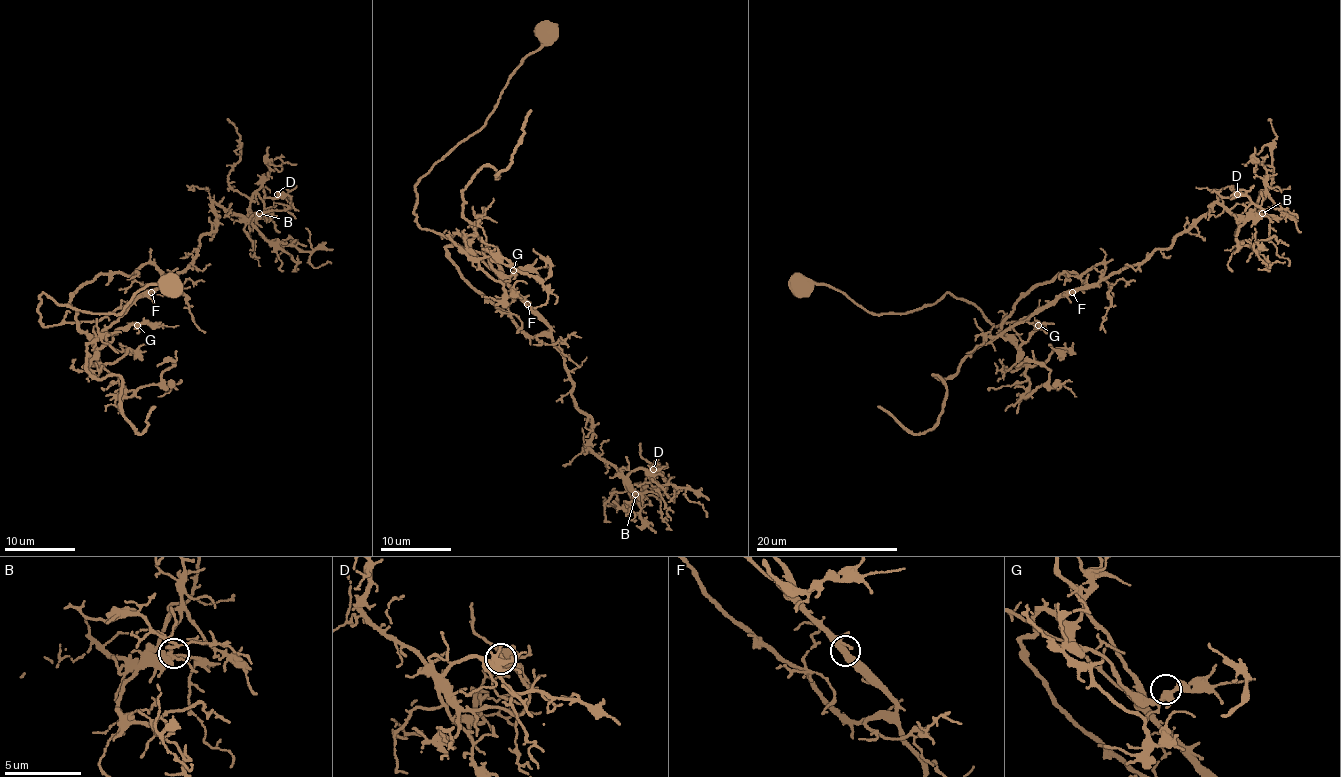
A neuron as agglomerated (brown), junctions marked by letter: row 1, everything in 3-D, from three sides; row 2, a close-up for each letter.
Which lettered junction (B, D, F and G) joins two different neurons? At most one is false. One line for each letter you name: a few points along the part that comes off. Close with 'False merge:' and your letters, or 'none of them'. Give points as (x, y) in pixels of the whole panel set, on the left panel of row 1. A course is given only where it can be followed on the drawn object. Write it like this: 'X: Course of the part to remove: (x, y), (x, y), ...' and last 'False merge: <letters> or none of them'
F: Course of the part to remove: (151, 291), (144, 291), (87, 344), (87, 371), (96, 378), (121, 378), (119, 406), (139, 433), (155, 406)
False merge: F

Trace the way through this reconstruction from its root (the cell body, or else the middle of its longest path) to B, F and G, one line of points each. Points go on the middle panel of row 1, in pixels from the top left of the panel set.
B: (543, 32), (488, 119), (421, 178), (414, 213), (470, 249), (550, 329), (591, 419), (591, 450), (635, 494)
F: (543, 32), (541, 45), (508, 80), (488, 119), (421, 178), (414, 210), (421, 228), (470, 249), (527, 304)
G: (543, 32), (488, 119), (415, 187), (421, 228), (449, 238), (458, 233), (495, 270), (513, 270)

